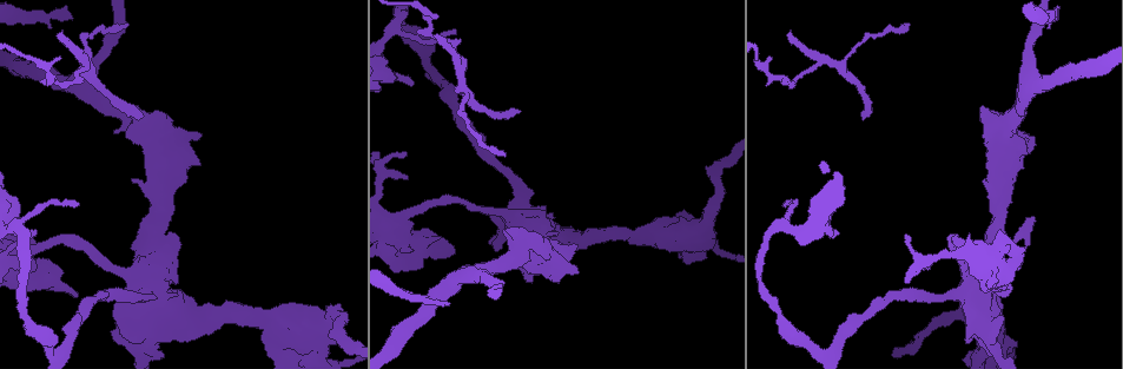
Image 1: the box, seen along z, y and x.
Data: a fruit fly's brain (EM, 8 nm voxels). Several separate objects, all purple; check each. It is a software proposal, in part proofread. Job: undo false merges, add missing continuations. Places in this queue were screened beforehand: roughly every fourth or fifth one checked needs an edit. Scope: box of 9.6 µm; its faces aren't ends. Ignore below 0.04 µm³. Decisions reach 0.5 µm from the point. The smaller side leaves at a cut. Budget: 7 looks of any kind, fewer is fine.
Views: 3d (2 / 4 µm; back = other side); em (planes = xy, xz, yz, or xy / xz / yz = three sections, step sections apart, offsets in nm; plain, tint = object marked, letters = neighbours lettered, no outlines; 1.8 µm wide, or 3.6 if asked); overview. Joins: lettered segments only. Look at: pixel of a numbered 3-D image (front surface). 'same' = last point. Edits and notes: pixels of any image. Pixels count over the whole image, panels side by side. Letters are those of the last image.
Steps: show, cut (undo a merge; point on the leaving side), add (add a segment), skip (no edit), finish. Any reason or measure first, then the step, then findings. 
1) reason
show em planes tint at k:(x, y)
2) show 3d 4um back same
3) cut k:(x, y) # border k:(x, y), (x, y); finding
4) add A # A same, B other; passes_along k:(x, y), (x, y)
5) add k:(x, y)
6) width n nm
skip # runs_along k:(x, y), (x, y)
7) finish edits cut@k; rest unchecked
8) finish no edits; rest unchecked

free end
show em planes letters at 1:(434, 36)

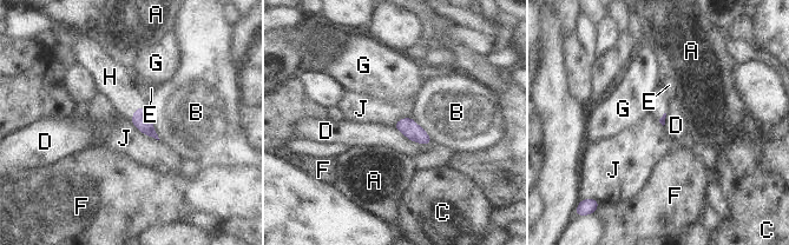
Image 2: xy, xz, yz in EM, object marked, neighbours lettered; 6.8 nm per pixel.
add H # A other, B other, C other, D other, E other, F other, G other, H same, J other; passes_along 2:(142, 120), (136, 110), (112, 81); the neuron continues

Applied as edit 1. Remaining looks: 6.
redraw
show overview

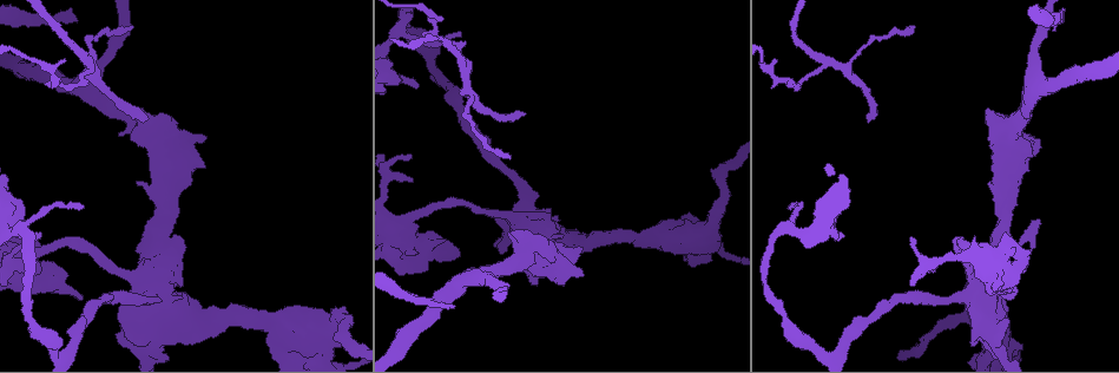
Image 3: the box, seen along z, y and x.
thin end
show em planes letters at 3:(510, 160)

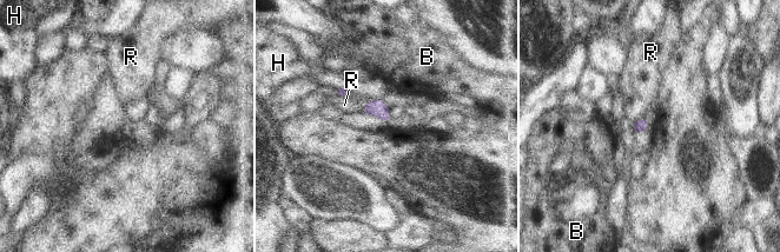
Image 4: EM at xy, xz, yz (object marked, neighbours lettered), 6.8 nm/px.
longest_contact R 90 nm
skip # B other, H other, R other; border 4:(643, 117), (633, 123); no lettered segment goes on from it

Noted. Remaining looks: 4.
show em xz step 8 letters at 3:(1063, 21)

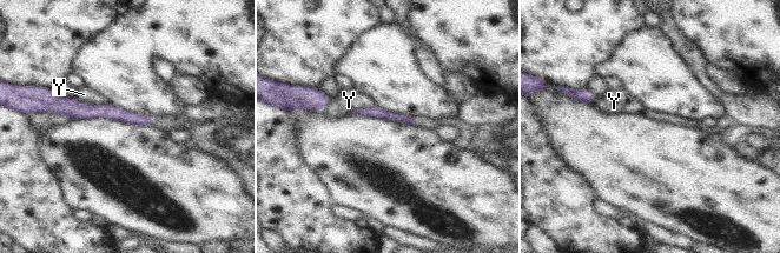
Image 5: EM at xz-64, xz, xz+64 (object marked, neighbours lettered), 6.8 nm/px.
skip # Y other; runs_along 5:(55, 107), (107, 111), (150, 121); none of them fits

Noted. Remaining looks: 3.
finish edits add@2; rest unchecked

